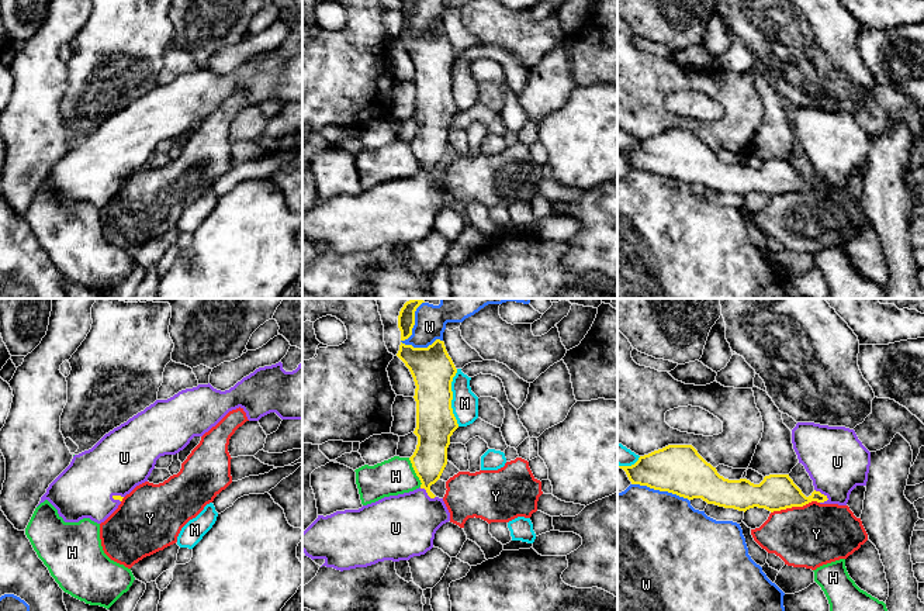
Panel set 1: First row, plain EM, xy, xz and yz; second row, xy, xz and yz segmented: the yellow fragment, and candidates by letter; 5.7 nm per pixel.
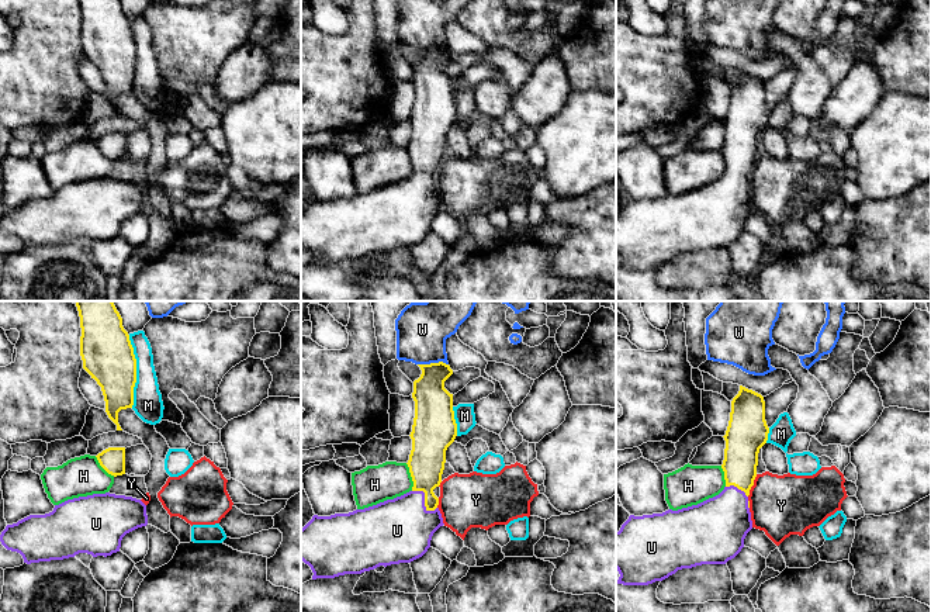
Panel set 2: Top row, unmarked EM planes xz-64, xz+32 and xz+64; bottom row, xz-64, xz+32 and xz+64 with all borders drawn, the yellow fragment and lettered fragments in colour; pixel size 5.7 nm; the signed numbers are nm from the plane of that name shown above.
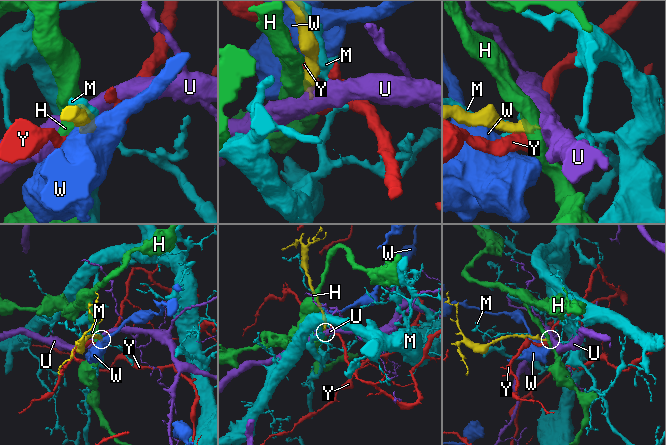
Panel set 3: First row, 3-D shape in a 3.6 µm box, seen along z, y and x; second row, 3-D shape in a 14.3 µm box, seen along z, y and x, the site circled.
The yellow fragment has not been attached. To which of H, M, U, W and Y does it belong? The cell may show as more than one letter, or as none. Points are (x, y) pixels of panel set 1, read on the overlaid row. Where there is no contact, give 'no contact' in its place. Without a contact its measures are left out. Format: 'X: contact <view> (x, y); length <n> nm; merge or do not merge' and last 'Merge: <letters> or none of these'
H: contact xz (415, 472); length 180 nm; do not merge
M: contact xz (452, 397); length 320 nm; do not merge
U: contact yz (820, 493); length 110 nm; merge
W: contact xz (412, 327); length 280 nm; do not merge
Y: contact yz (795, 506); length 280 nm; do not merge
Merge: U

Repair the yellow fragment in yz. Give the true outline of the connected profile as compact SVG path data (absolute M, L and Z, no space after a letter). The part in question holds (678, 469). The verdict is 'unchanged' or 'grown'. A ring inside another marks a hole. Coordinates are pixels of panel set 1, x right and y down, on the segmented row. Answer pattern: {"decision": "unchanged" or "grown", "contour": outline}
{"decision": "grown", "contour": "M797 422L792 443L799 463L813 480L814 491L809 497L789 474L769 474L759 484L724 479L692 445L668 445L640 456L631 466L619 467L631 484L744 512L754 507L774 512L811 501L847 505L851 491L866 486L871 452L854 429Z"}

